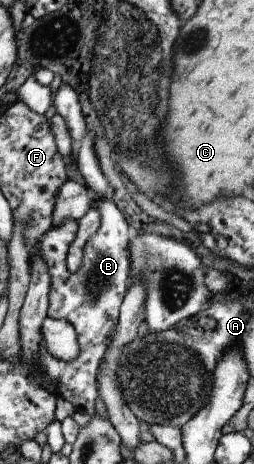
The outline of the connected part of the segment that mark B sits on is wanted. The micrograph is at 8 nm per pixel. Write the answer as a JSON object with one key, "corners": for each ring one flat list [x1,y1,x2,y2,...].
{"corners":[[109,197,93,203,101,218,99,229,91,235,83,248,83,258,79,268,70,274,66,268,66,243,75,235,75,220,63,220,59,226,52,226,37,242,41,261,47,266,50,288,46,314,49,318,62,319,73,326,76,334,79,354,71,362,56,360,39,344,39,366,55,384,56,395,73,405,75,411,91,416,94,410,96,373,100,359,108,346,107,336,118,322,118,311,124,295,125,282,129,278,129,236,131,230,121,212,117,210]]}

